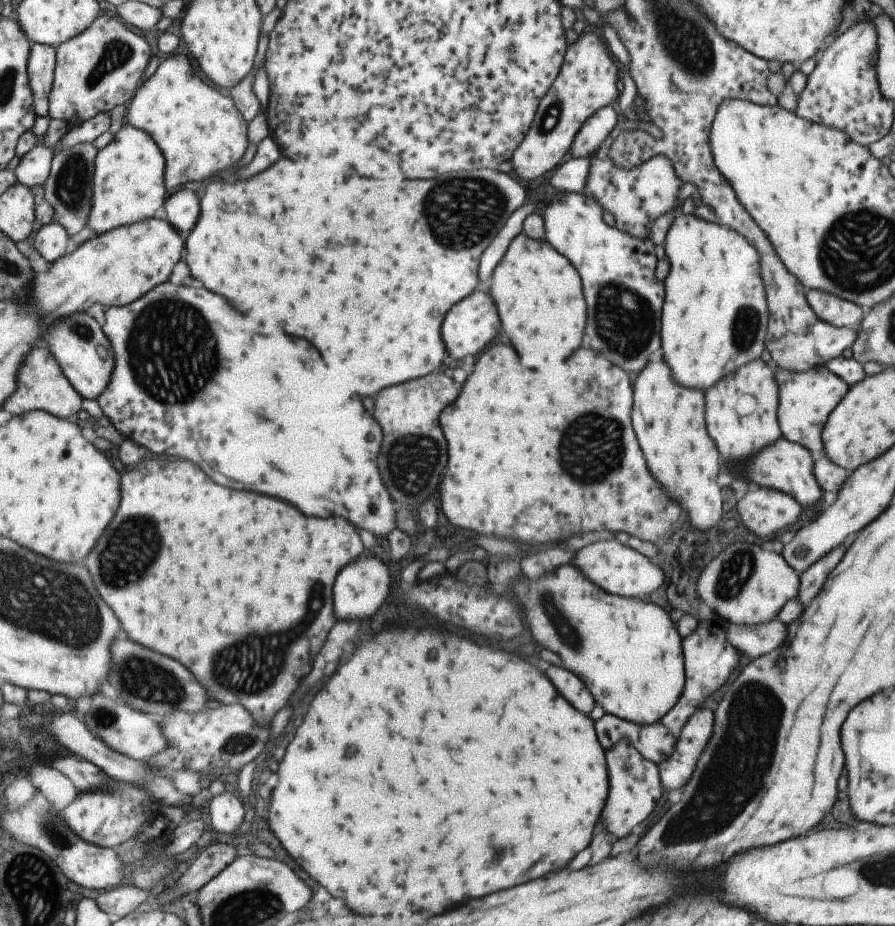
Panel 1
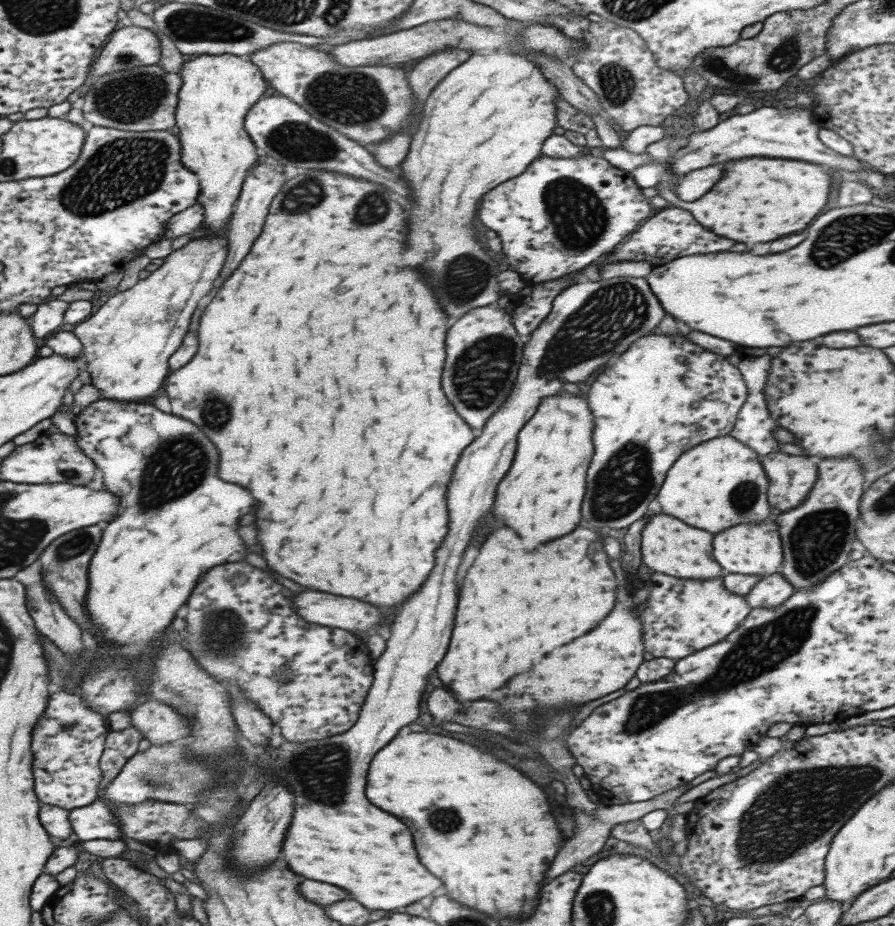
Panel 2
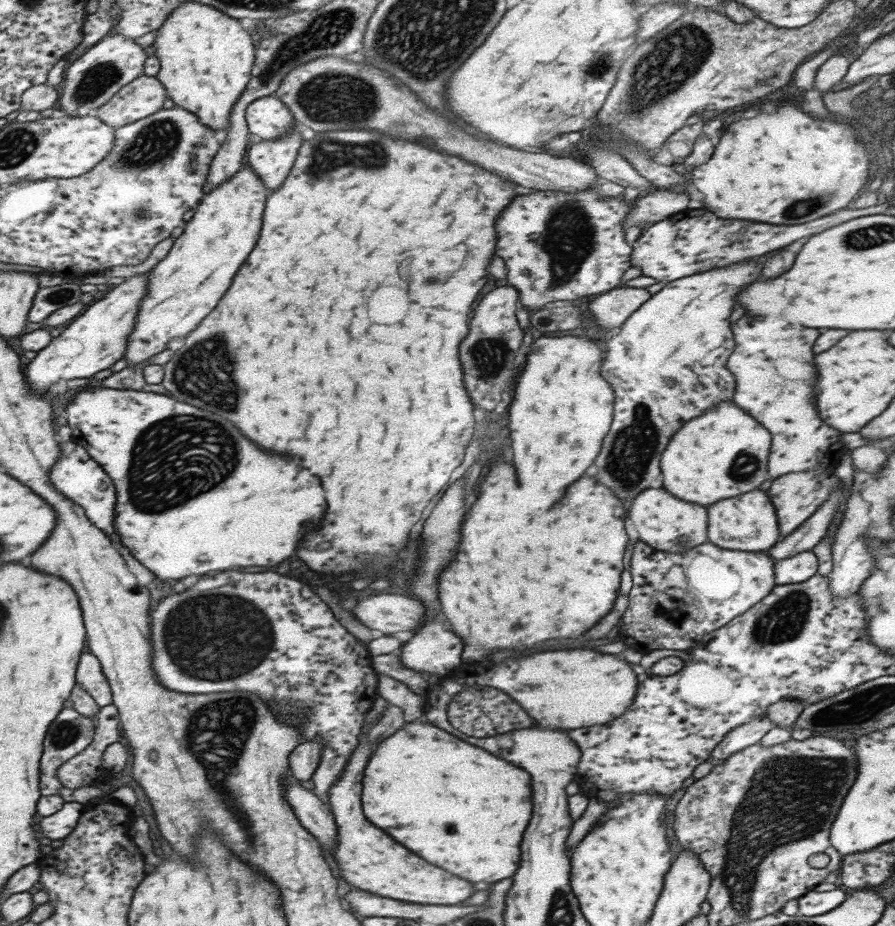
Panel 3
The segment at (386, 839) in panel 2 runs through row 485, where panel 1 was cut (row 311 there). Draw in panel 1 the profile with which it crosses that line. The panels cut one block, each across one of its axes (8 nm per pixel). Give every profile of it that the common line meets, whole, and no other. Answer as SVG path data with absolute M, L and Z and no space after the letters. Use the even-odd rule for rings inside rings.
M473 292L461 302L457 302L457 306L449 310L449 314L445 314L441 324L441 338L445 342L447 354L453 356L455 360L461 360L465 356L479 354L495 338L499 328L501 328L501 322L491 298L485 292Z

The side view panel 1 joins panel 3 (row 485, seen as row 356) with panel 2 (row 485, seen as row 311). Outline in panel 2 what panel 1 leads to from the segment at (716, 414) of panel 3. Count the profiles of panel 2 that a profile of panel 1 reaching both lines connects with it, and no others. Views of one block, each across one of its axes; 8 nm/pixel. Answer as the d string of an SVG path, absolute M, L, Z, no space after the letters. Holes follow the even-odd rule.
M727 434L701 442L681 454L667 470L655 500L659 502L661 514L715 536L739 524L761 524L773 518L769 514L771 504L767 502L767 488L769 480L761 468L759 456Z

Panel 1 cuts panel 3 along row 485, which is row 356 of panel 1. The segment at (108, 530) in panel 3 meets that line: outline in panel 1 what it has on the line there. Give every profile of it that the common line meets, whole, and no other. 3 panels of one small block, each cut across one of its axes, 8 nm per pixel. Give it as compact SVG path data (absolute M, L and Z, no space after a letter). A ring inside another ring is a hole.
M73 312L69 316L61 316L59 320L47 324L43 340L59 364L67 382L77 390L83 400L97 400L97 396L107 386L113 372L113 348L105 338L101 326L87 312Z

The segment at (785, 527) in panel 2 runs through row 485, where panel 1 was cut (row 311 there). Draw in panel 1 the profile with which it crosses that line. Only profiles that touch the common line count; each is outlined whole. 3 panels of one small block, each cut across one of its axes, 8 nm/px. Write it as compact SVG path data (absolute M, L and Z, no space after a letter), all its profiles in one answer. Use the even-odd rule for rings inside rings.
M811 290L805 294L811 310L827 324L831 326L837 326L837 328L851 328L851 330L857 330L865 318L863 314L863 308L849 302L849 300L843 300L839 296L833 296L833 294L827 294L827 292L821 292L821 290Z

